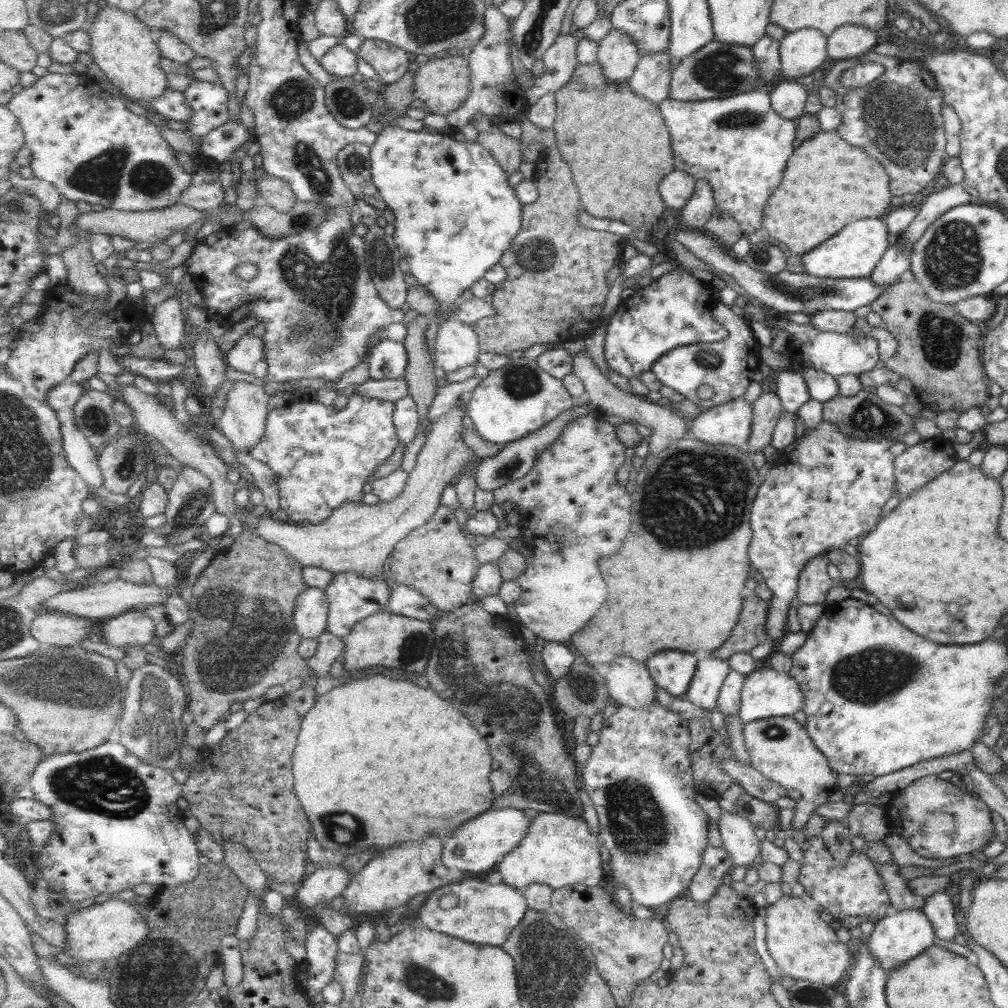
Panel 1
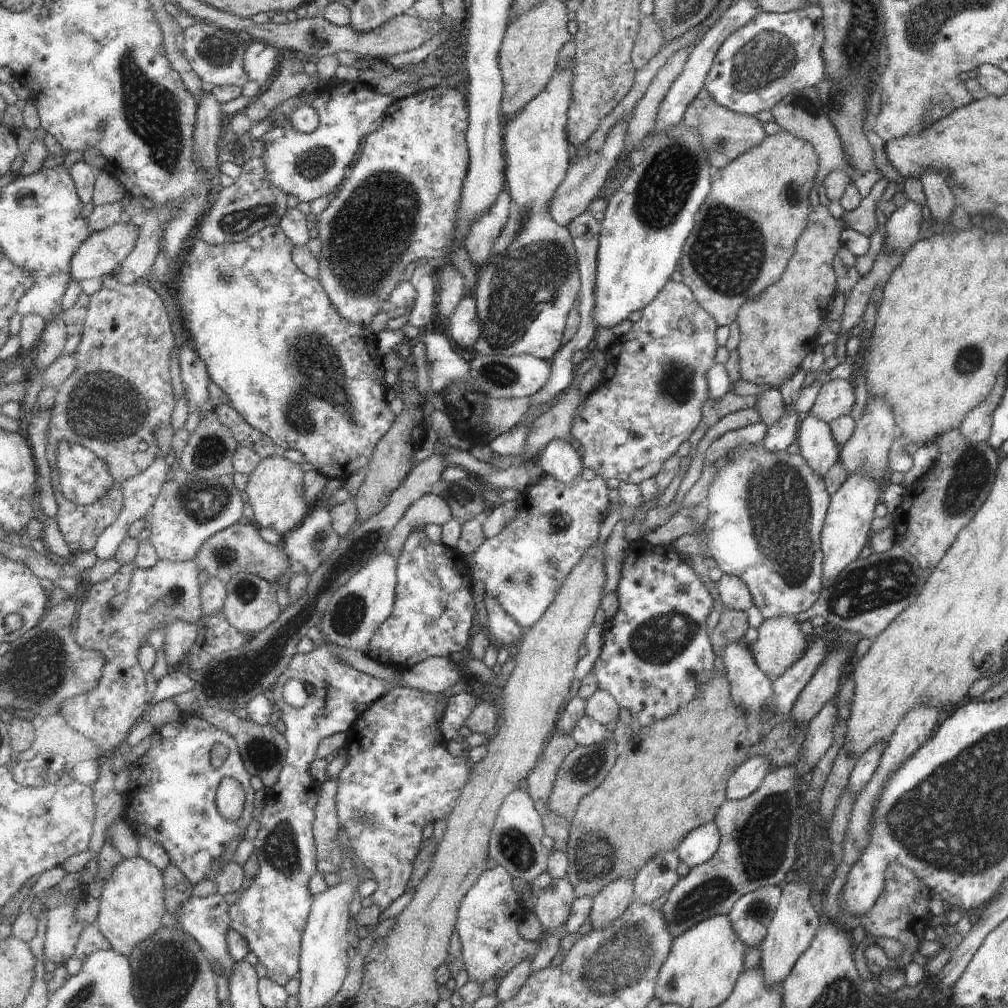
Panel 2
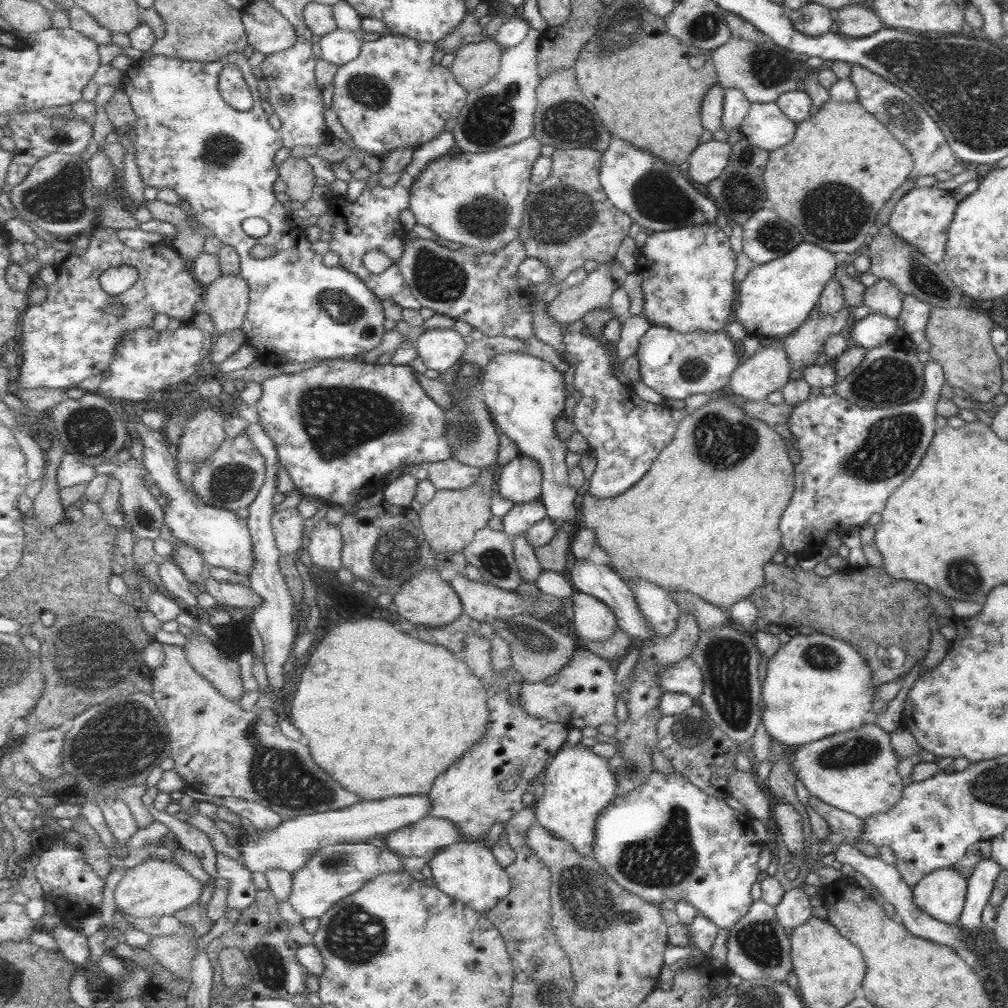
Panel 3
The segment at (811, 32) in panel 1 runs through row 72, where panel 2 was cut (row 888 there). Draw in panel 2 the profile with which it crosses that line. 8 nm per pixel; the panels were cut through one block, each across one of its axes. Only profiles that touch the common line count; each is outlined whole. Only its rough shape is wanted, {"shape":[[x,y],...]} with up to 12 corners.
{"shape":[[782,883],[758,949],[765,985],[783,982],[821,918],[811,885]]}

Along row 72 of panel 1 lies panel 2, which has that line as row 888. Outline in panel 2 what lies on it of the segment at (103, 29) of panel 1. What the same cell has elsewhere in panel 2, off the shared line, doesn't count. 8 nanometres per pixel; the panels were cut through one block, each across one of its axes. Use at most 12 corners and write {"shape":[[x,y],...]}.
{"shape":[[142,856],[105,880],[97,925],[129,958],[165,926],[163,872]]}

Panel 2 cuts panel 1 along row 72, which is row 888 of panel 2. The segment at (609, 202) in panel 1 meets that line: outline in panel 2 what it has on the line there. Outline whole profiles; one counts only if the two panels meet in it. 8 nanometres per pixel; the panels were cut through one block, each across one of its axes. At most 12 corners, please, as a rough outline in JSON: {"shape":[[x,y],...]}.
{"shape":[[713,677],[620,746],[566,855],[595,898],[716,816],[749,757]]}

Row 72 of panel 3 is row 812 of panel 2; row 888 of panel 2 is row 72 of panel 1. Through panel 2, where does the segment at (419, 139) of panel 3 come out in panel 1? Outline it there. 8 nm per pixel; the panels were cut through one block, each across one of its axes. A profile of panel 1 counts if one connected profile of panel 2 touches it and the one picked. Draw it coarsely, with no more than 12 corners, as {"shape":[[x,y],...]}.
{"shape":[[363,39],[358,55],[386,84],[416,59],[399,45]]}

